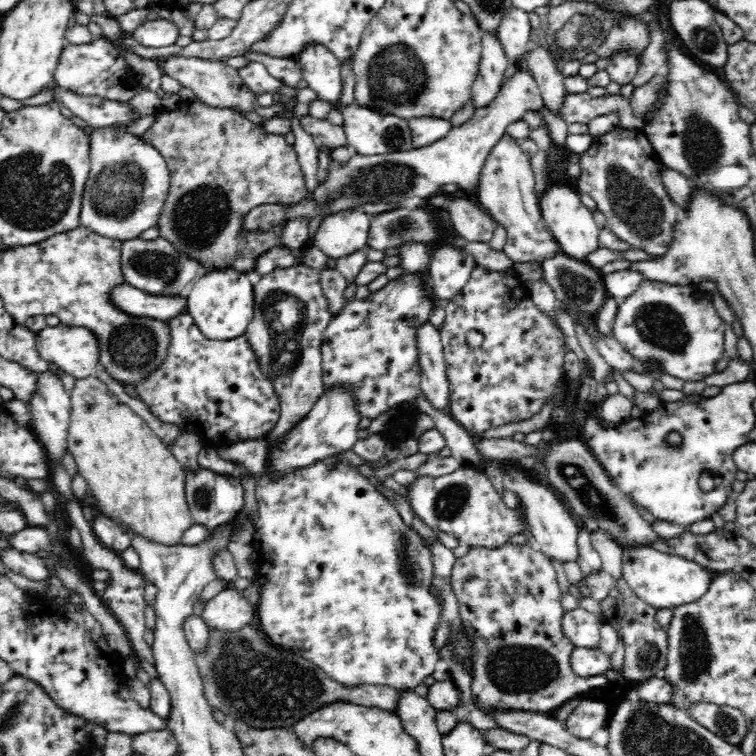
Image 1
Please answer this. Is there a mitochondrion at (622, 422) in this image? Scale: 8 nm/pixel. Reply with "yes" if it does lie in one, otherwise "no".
no

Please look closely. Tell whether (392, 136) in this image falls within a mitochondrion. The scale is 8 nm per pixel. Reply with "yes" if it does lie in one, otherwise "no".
yes

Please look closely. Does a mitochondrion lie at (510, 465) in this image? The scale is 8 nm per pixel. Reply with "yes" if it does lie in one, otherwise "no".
no

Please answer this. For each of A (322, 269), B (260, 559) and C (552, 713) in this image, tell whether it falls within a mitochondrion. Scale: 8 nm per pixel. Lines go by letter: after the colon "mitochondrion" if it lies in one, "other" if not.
A: other
B: other
C: other

